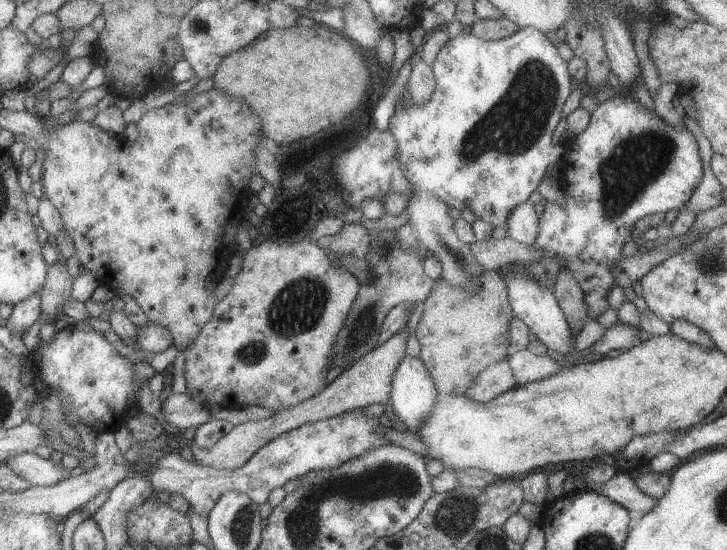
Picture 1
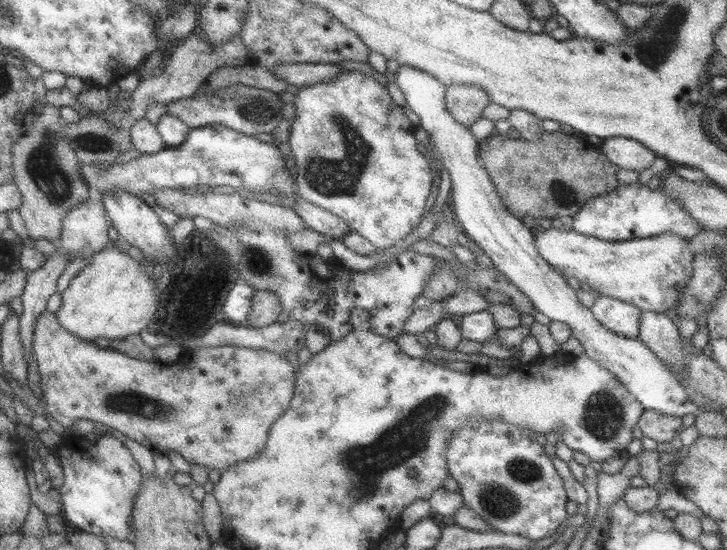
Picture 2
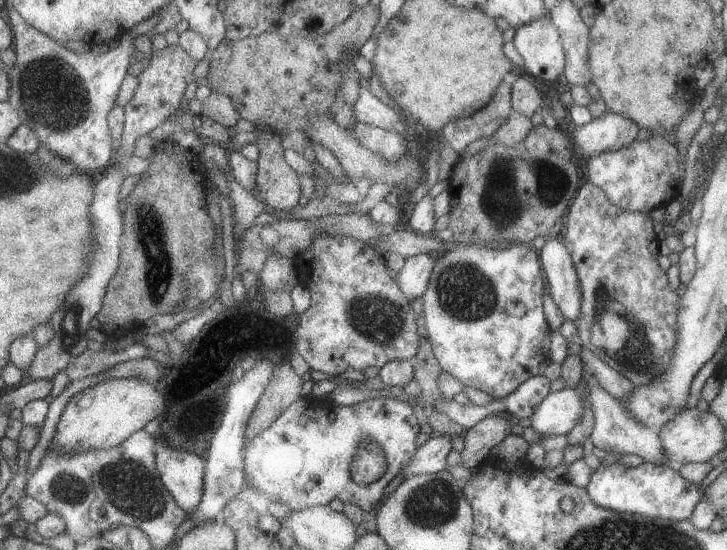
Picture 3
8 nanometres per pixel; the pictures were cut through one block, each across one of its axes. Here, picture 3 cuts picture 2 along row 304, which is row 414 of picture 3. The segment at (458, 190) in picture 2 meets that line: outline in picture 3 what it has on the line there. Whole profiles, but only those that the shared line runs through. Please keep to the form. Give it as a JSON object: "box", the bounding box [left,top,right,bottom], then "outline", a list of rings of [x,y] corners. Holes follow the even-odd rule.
{"box":[530,389,583,436],"outline":[[[575,389],[549,394],[534,408],[530,426],[543,436],[566,435],[582,417],[583,403]]]}

